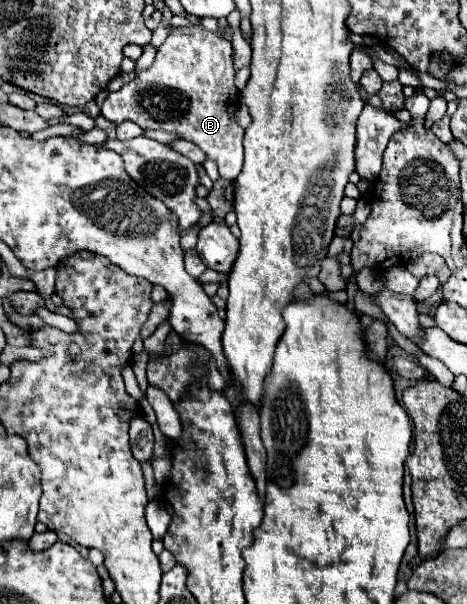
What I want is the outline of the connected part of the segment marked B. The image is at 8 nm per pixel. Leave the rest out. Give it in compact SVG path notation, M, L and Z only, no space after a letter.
M202 24L174 28L162 48L156 52L154 64L140 72L118 92L110 92L100 114L112 124L124 120L136 122L140 128L176 132L200 146L208 158L218 162L224 180L236 180L242 170L242 136L244 128L236 122L236 106L240 102L234 86L232 46L222 34L206 30Z

